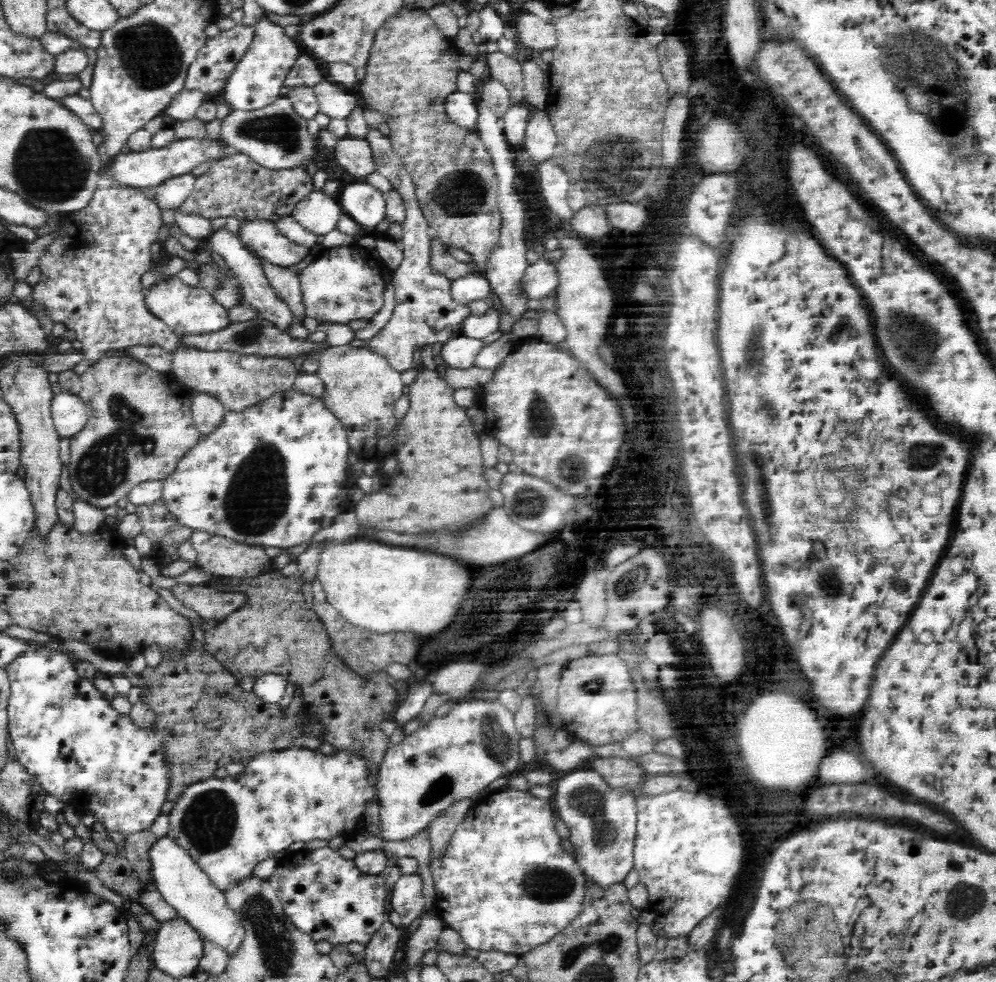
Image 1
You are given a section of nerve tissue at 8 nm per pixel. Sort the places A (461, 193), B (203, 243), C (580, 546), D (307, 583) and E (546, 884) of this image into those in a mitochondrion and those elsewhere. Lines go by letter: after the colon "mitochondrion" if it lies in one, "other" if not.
A: mitochondrion
B: other
C: other
D: other
E: mitochondrion

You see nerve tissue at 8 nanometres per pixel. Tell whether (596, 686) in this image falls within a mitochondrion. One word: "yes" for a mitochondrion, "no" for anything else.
yes

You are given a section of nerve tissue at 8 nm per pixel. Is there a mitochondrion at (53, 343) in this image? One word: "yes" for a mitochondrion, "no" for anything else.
no

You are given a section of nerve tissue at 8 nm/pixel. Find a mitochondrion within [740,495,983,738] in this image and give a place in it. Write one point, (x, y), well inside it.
(830, 581)

